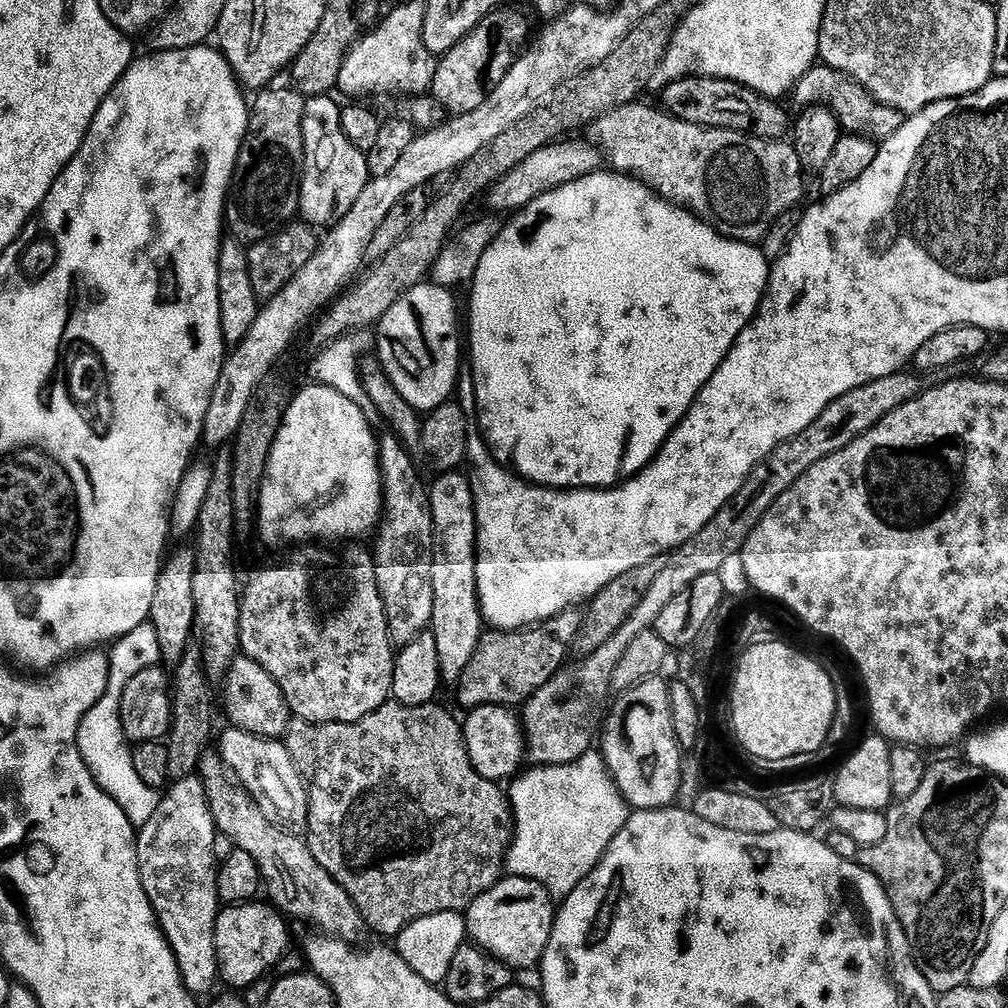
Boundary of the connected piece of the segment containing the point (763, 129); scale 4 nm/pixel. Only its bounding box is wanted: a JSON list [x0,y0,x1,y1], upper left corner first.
[663,74,790,141]

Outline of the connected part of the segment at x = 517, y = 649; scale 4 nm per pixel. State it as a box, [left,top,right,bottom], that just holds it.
[458,610,584,710]

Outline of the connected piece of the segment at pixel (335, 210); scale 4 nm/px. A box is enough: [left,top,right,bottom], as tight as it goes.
[300,95,370,230]

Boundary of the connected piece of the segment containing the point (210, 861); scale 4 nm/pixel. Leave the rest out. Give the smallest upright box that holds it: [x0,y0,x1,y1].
[136,774,222,998]

